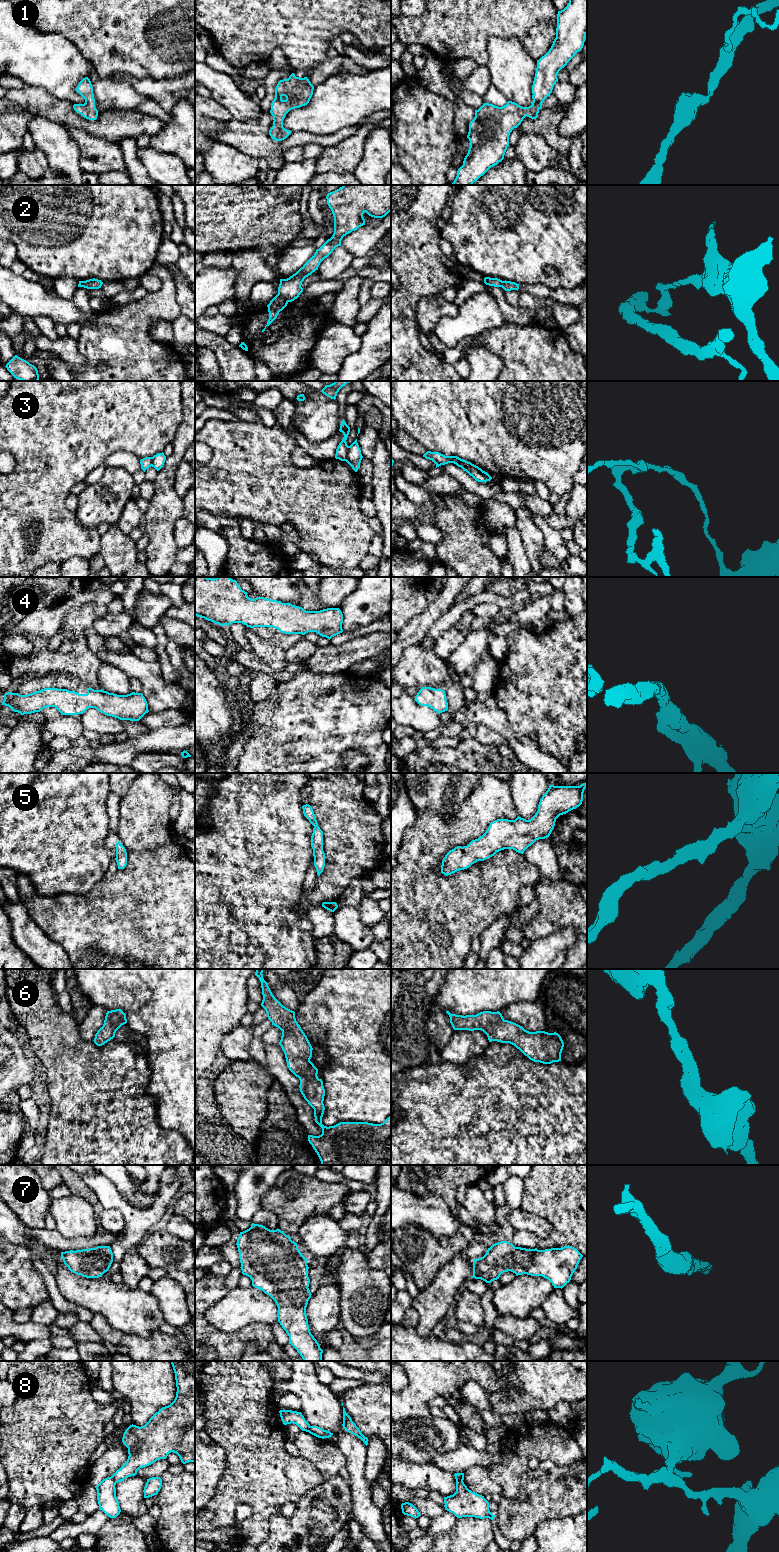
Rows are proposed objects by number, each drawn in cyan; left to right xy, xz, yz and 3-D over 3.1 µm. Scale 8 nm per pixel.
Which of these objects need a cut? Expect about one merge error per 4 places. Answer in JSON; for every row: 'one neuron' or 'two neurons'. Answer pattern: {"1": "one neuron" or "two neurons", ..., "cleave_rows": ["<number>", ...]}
{"1": "one neuron", "2": "two neurons", "3": "two neurons", "4": "one neuron", "5": "one neuron", "6": "one neuron", "7": "one neuron", "8": "two neurons", "cleave_rows": ["2", "3", "8"]}

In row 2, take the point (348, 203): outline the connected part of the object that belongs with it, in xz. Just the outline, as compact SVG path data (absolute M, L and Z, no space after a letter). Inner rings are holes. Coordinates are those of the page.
M343 185L328 193L326 199L334 217L334 233L295 274L287 279L280 279L278 294L287 302L292 302L299 297L303 292L301 285L304 279L318 270L320 263L336 247L341 246L344 236L365 225L363 217L365 212L371 217L383 218L391 211L391 185Z

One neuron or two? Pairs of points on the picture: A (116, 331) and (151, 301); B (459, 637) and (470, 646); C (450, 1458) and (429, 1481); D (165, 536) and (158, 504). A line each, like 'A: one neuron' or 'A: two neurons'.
A: one neuron
B: two neurons
C: two neurons
D: one neuron

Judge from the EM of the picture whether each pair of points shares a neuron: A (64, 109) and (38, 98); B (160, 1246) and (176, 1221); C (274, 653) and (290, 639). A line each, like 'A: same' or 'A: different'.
A: same
B: different
C: different

